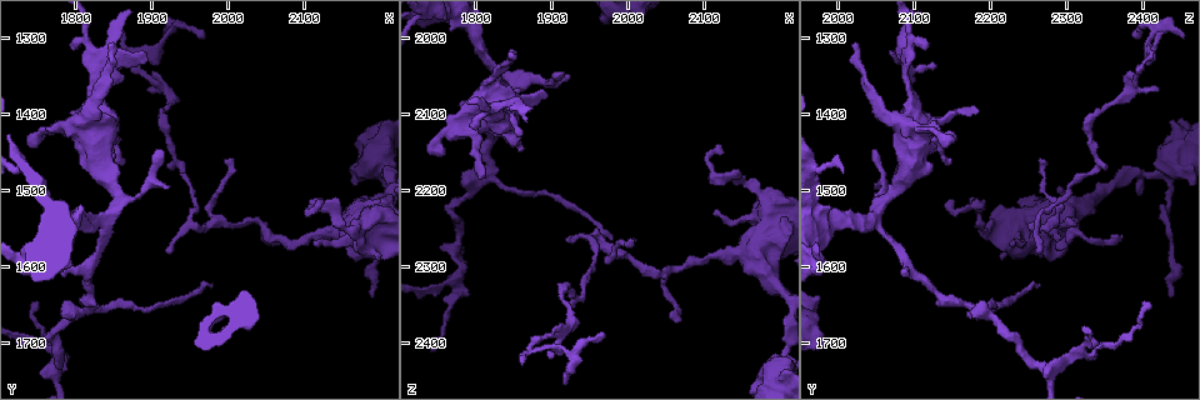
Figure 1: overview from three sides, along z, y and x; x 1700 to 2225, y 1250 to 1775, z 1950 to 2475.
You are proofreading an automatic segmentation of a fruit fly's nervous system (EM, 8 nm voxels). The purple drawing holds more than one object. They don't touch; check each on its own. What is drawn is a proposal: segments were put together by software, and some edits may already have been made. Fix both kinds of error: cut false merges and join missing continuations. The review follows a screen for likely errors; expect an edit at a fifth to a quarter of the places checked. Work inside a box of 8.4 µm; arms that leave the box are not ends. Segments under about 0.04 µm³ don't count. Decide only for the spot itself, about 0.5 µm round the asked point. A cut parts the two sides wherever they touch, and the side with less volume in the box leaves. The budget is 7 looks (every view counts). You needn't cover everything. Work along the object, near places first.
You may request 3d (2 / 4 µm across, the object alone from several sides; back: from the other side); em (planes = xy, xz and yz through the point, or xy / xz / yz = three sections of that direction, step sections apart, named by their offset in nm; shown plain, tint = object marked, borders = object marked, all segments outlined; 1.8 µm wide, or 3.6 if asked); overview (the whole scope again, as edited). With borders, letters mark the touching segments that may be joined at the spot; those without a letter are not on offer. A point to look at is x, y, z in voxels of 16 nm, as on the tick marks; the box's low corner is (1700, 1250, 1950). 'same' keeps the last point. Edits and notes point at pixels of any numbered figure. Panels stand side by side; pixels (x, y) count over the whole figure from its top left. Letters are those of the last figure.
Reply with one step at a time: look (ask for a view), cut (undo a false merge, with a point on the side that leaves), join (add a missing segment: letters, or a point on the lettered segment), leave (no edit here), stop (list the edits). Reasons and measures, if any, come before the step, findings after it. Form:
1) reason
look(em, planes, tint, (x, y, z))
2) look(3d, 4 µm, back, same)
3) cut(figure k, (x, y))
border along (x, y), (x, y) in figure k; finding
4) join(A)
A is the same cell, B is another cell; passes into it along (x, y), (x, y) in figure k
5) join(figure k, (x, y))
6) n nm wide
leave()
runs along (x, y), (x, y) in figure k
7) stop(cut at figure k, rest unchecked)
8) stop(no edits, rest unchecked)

an open end
look(em, planes, plain, (2175, 1570, 2205))

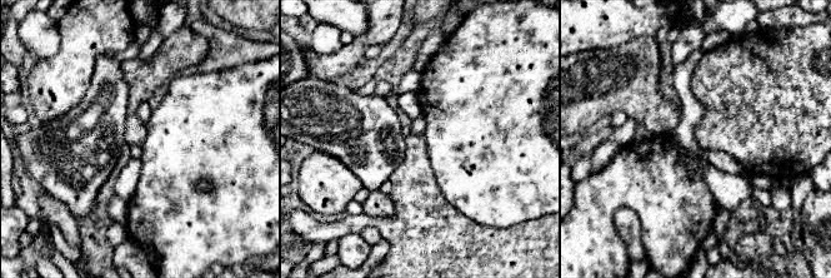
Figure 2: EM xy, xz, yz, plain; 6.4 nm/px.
see the neighbours
look(em, planes, borders, same)

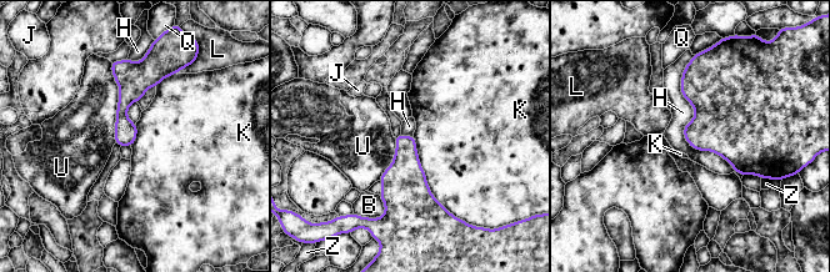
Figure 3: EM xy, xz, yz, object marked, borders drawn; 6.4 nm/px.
H touches over 800 nm
leave()
B, H, J, K, L, Q, U and Z are other cells; border along (693, 55), (684, 139), (734, 170) in figure 3; no lettered segment goes on from it

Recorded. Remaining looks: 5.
abrupt turn
look(3d, 2 µm, (1960, 1545, 2265))

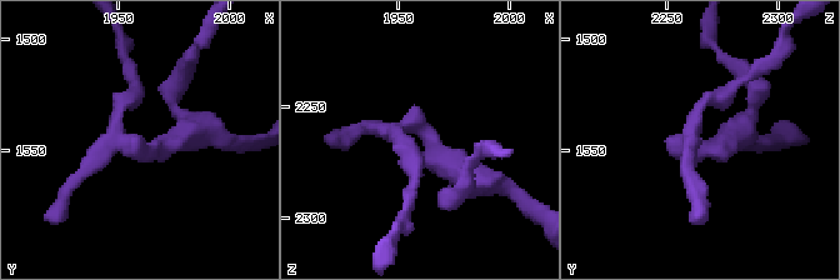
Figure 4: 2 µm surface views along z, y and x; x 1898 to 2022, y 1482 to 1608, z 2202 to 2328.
look(em, xz, step 16, tint, (1963, 1548, 2261))

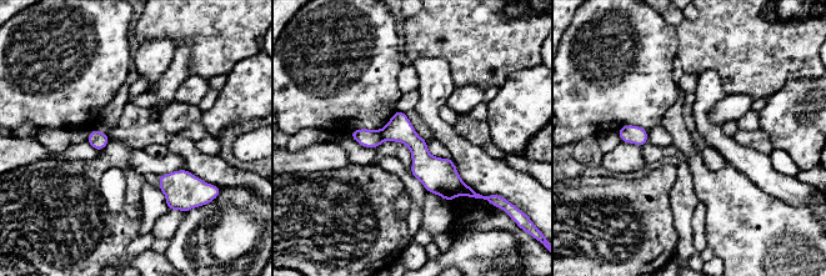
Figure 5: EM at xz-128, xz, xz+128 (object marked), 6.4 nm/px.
cut it another way
look(em, planes, borders, same)

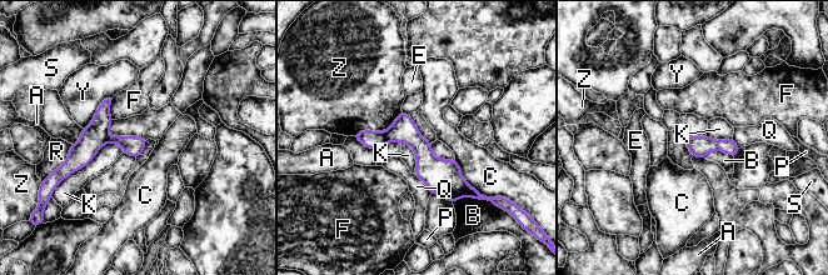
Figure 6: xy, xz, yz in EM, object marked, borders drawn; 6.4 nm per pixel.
cut(figure 6, (369, 139))
A, B, C, E, F, K, P, Q, R, S, Y and Z are other cells; the part that leaves runs along (106, 103), (95, 135), (68, 169) in figure 6; two neurons meet here

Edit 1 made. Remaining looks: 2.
stop(cut at figure 6, rest unchecked)

